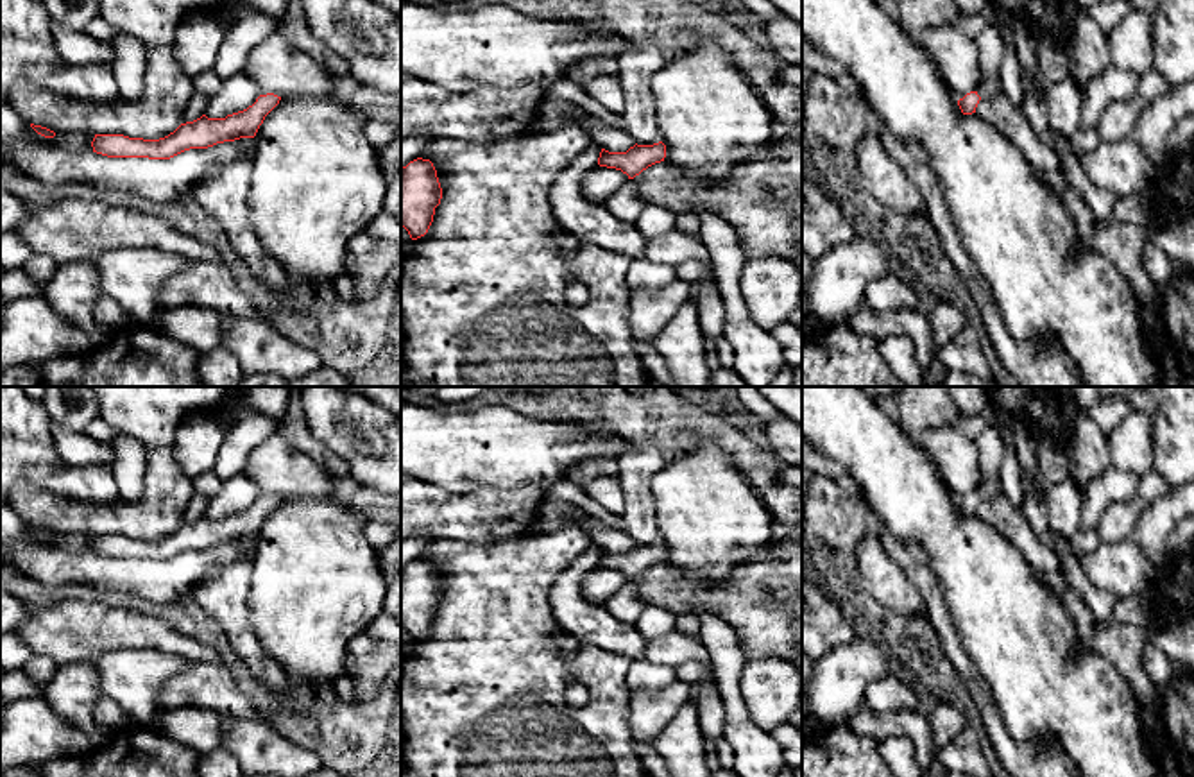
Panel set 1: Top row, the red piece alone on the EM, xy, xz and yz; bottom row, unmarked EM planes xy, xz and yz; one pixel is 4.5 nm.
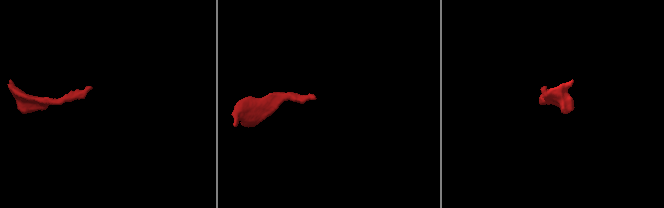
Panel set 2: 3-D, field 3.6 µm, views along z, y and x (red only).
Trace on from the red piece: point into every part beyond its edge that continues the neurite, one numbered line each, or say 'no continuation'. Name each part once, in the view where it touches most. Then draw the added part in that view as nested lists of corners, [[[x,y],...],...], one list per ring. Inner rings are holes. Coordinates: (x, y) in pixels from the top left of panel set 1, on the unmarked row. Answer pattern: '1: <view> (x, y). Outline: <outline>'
1: yz (989, 489). Outline: [[[992,480],[992,482],[985,482],[979,489],[977,489],[977,496],[981,500],[990,500],[994,496],[1001,496],[1002,494],[1002,487],[1001,487],[1001,480]]]

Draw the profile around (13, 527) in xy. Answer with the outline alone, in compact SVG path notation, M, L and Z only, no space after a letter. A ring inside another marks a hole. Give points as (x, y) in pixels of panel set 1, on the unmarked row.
M7 503L0 505L0 566L5 564L9 555L9 546L14 541L32 541L47 544L50 548L77 551L77 553L93 553L91 542L93 535L82 534L55 534L54 539L45 539L38 535L29 523L25 523Z

